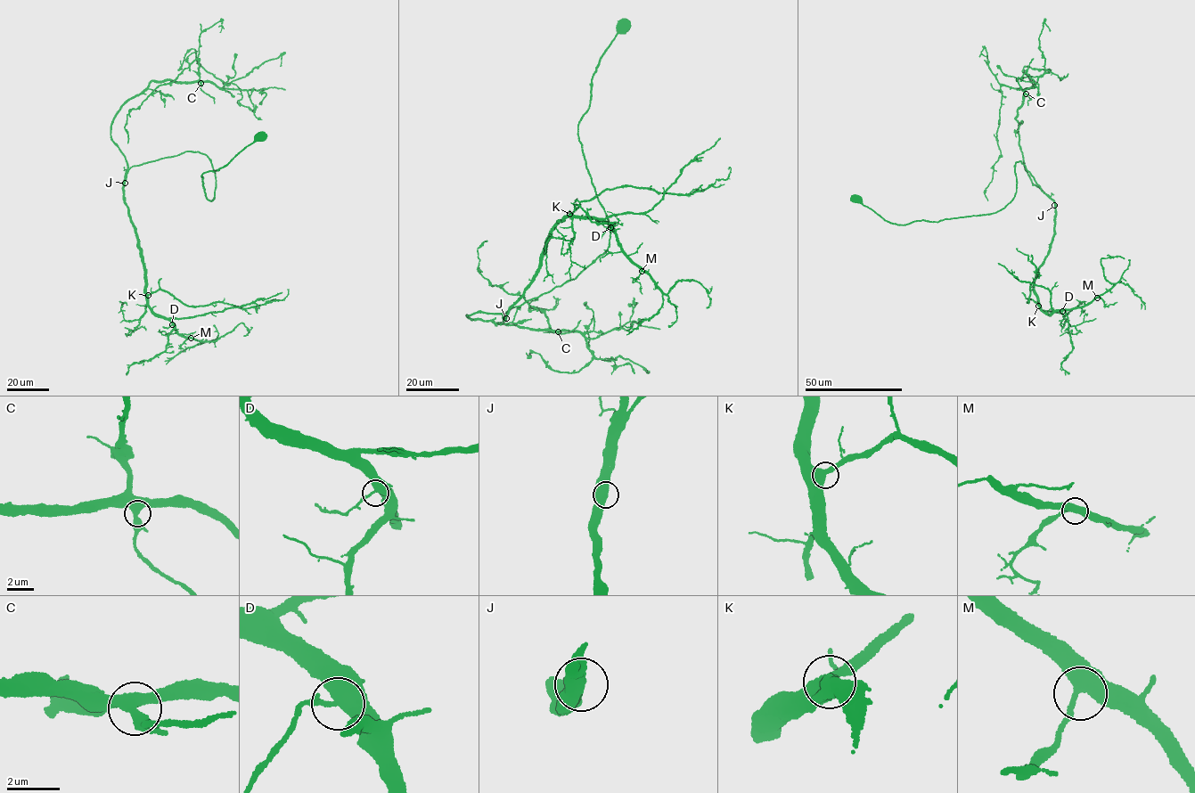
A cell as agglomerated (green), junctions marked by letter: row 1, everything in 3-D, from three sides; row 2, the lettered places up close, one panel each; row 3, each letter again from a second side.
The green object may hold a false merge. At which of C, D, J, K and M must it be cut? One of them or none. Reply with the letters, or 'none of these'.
none of these

